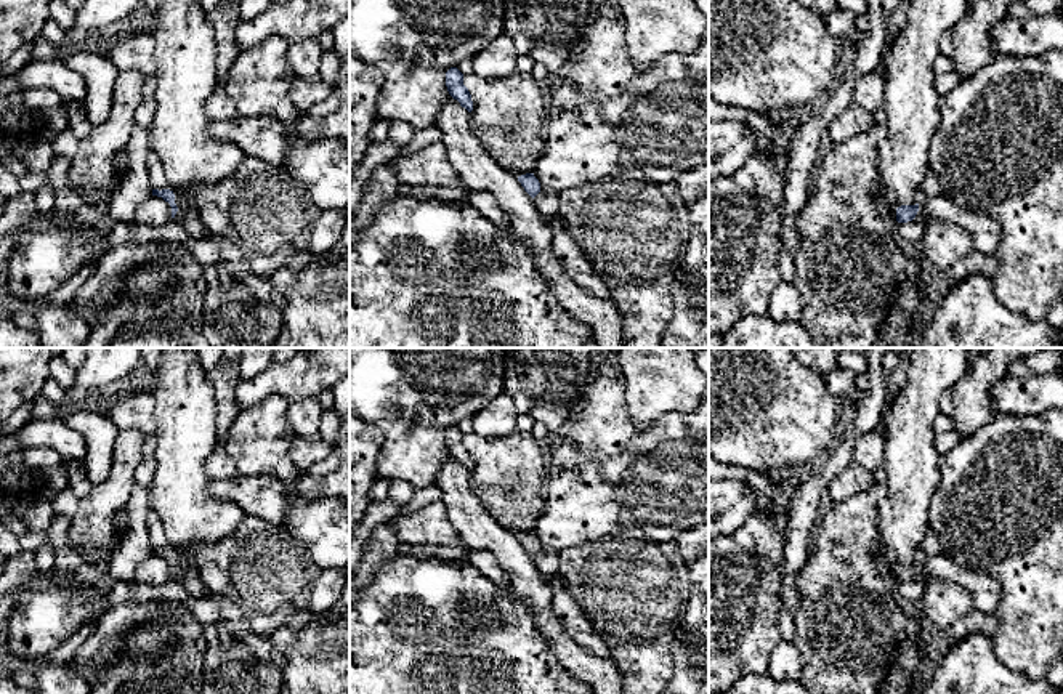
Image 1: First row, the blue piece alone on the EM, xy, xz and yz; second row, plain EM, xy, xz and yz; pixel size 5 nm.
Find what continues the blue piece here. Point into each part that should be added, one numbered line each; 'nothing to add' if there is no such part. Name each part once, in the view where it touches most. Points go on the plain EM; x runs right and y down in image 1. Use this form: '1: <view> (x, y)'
1: xy (188, 577)

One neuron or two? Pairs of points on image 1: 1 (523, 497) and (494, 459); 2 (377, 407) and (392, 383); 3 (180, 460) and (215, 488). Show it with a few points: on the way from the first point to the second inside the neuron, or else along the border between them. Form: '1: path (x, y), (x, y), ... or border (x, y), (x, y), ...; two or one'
1: path (515, 488), (502, 468); one
2: path (383, 401), (392, 390); one
3: border (207, 481), (207, 491), (212, 496), (239, 505); two

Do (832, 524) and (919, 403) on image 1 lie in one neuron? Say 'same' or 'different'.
different

